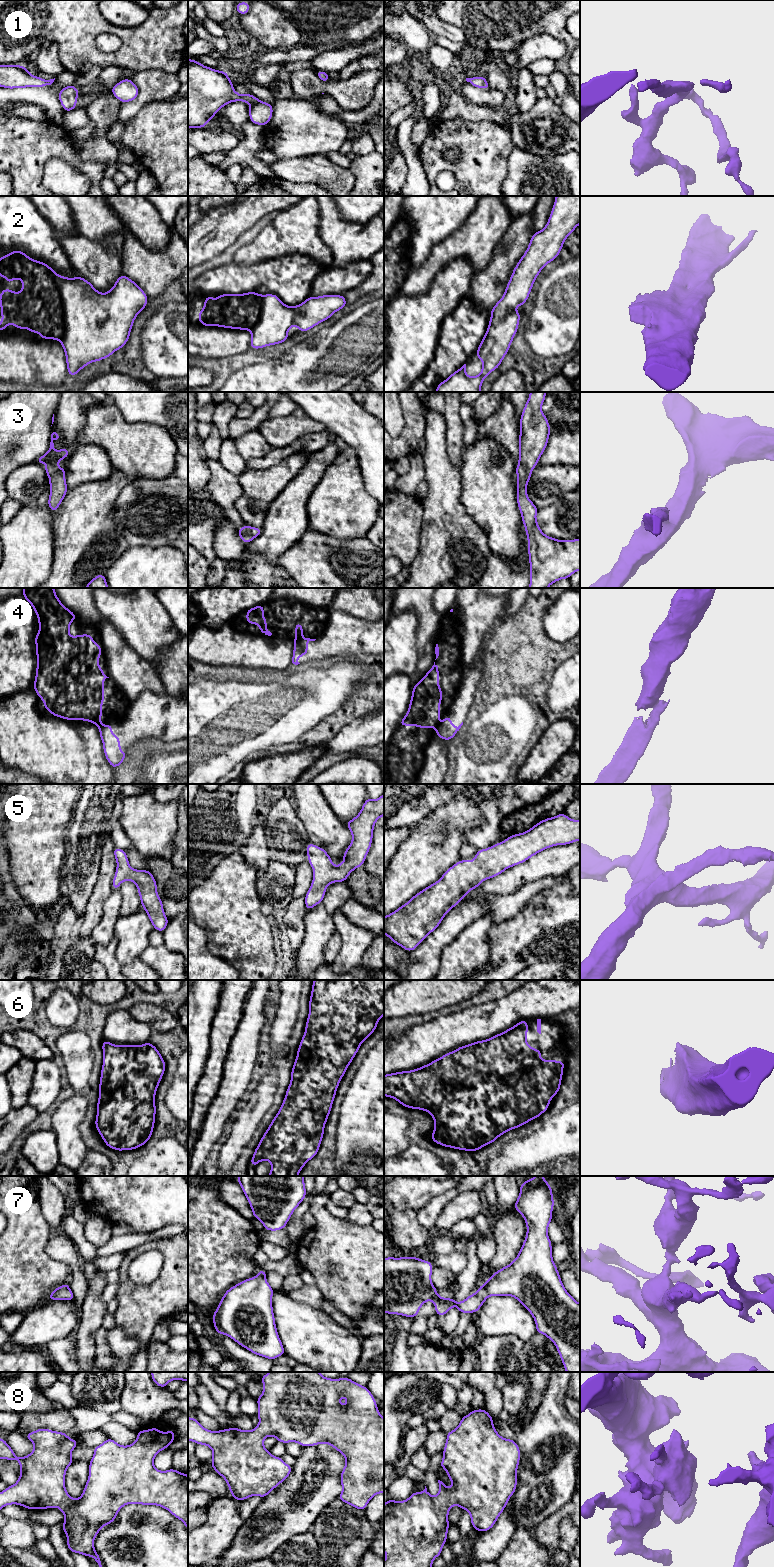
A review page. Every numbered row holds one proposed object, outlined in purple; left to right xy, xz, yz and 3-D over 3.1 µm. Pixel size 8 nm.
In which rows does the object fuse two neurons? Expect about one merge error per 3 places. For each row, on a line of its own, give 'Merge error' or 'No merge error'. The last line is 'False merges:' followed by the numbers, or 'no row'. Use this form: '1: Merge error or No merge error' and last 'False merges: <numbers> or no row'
1: No merge error
2: No merge error
3: No merge error
4: Merge error
5: No merge error
6: No merge error
7: No merge error
8: No merge error
False merges: 4

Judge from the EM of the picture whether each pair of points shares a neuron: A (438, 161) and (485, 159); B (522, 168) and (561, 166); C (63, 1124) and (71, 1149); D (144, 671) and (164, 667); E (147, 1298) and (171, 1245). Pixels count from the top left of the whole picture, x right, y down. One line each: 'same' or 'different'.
A: same
B: same
C: same
D: different
E: same

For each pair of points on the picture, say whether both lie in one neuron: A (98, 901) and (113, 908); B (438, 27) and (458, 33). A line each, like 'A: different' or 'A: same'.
A: different
B: same

